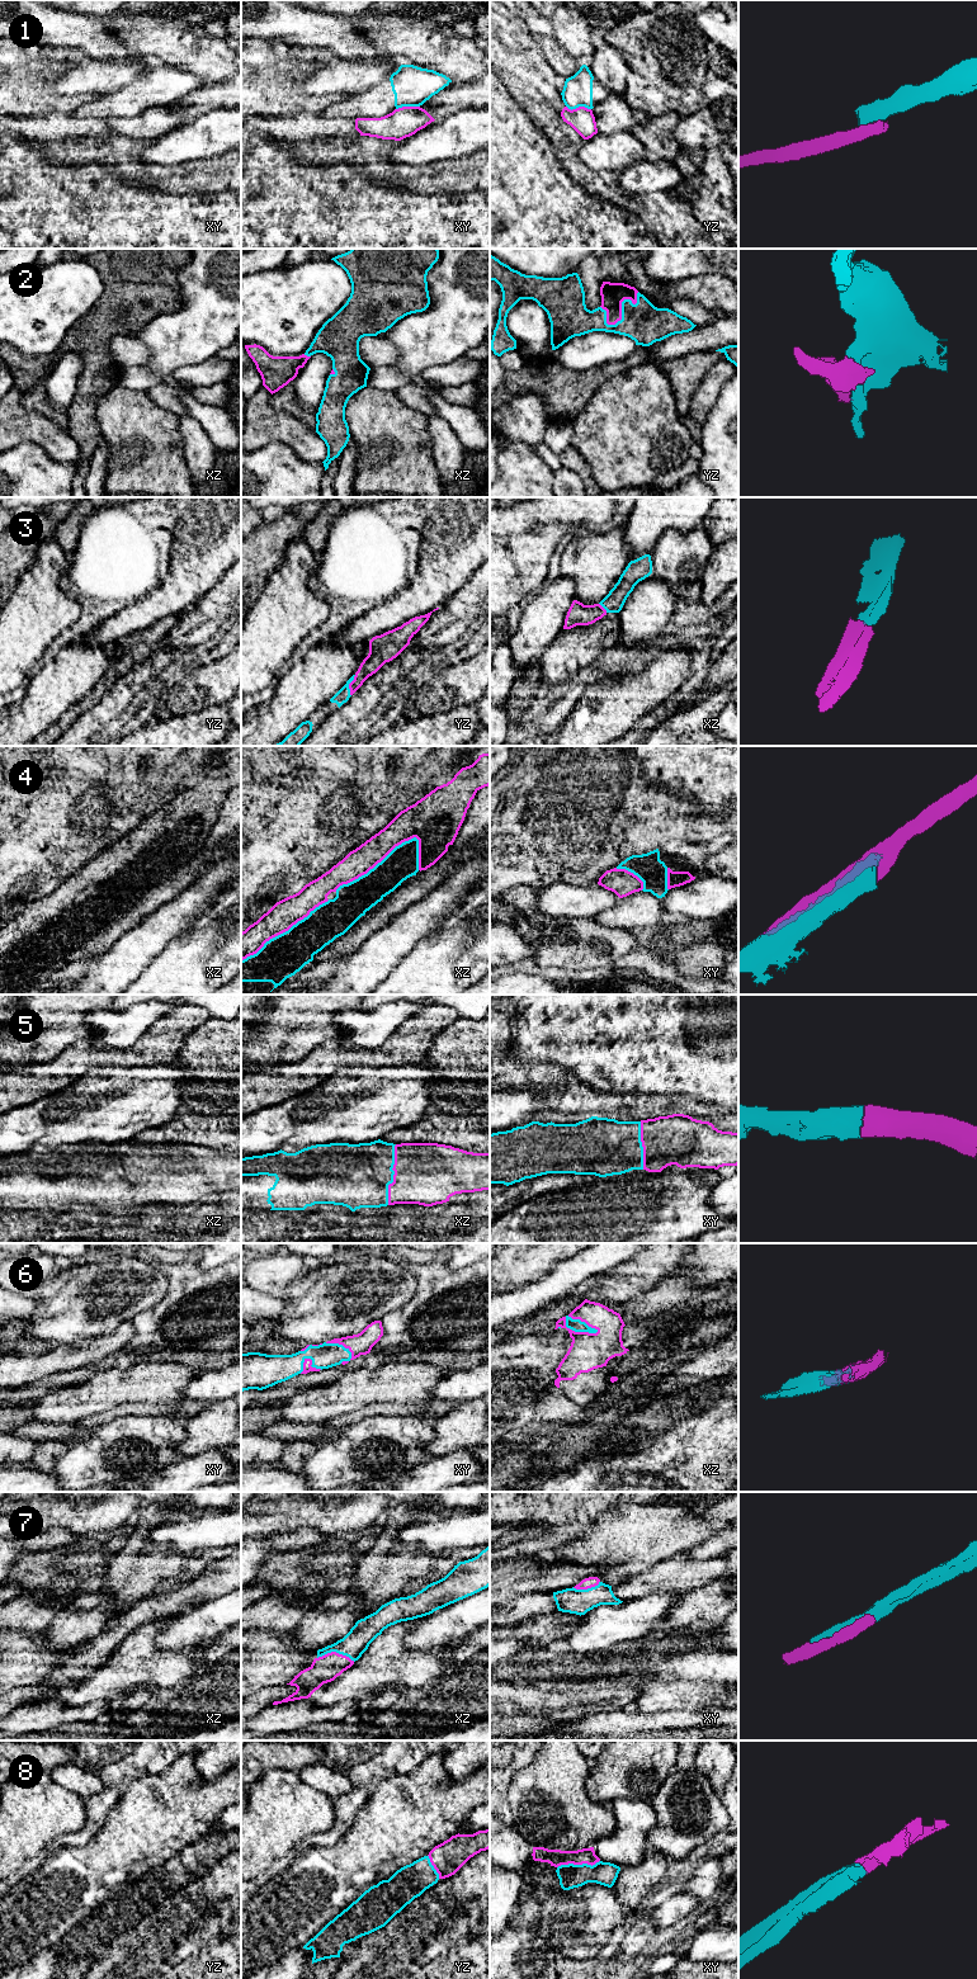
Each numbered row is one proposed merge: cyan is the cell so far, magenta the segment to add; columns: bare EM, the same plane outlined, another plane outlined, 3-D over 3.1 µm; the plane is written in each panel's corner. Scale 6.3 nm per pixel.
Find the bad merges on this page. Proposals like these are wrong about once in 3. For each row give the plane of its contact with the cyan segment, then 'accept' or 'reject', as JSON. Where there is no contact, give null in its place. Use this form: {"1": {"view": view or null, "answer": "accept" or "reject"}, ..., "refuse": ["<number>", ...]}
{"1": {"view": "yz", "answer": "reject"}, "2": {"view": "yz", "answer": "accept"}, "3": {"view": "yz", "answer": "accept"}, "4": {"view": "xz", "answer": "accept"}, "5": {"view": "xz", "answer": "accept"}, "6": {"view": "xz", "answer": "accept"}, "7": {"view": "xz", "answer": "accept"}, "8": {"view": "xy", "answer": "accept"}, "refuse": ["1"]}

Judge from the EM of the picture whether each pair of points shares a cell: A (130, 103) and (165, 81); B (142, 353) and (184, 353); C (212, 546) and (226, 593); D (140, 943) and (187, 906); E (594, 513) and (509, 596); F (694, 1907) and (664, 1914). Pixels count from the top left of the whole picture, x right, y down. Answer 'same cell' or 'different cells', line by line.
A: same cell
B: different cells
C: different cells
D: same cell
E: same cell
F: same cell

